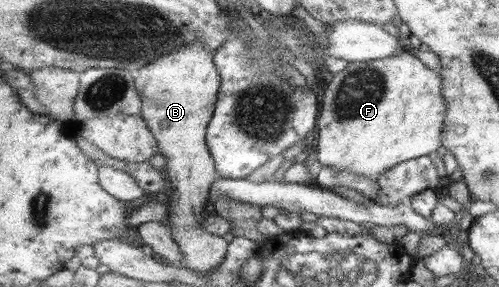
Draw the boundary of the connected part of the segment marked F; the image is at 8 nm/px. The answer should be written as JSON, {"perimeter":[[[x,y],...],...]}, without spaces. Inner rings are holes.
{"perimeter":[[[410,49],[382,60],[348,64],[344,70],[335,74],[323,92],[314,144],[318,150],[318,162],[323,167],[348,169],[378,180],[384,171],[400,163],[436,152],[443,144],[442,132],[448,112],[442,82],[443,74],[430,70]]]}

